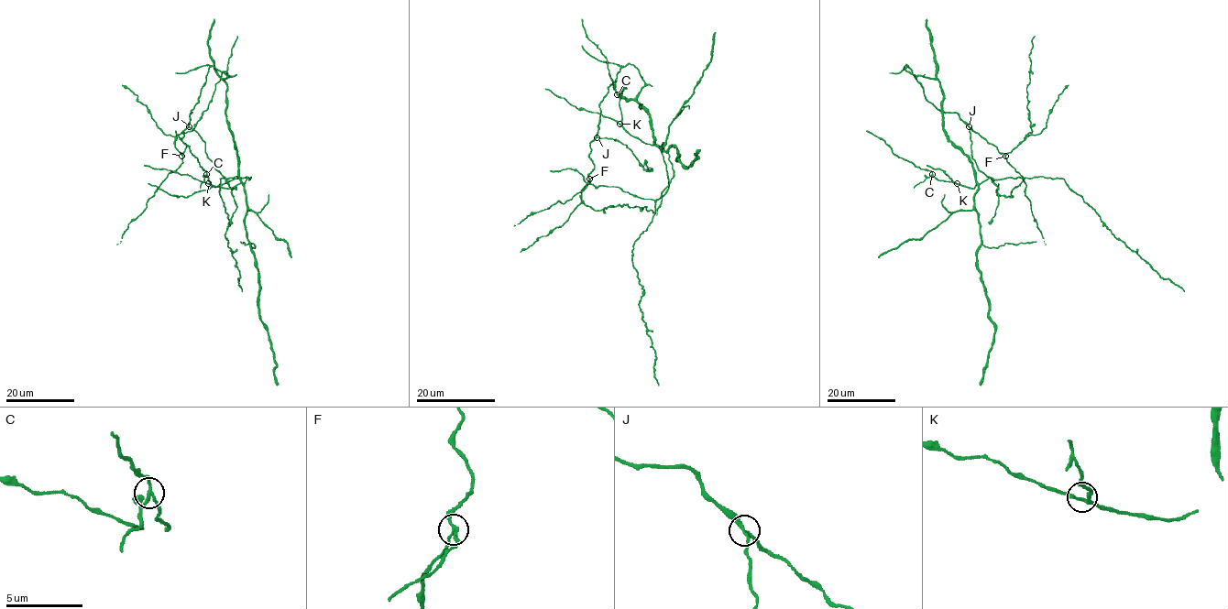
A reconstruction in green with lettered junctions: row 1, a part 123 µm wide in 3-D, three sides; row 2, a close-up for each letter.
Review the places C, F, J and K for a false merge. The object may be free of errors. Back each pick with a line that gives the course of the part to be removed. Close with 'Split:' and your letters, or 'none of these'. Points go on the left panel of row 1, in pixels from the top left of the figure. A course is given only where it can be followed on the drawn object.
C: foreign part runs (206, 175), (200, 188)
Split: C

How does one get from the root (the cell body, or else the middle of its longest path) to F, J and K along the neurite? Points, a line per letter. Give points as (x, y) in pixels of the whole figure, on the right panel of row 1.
F: (942, 95), (937, 80), (910, 73), (905, 69), (907, 66), (929, 102), (941, 111), (955, 112), (1005, 156)
J: (942, 95), (937, 80), (910, 73), (905, 69), (907, 66), (929, 102), (941, 111), (955, 112), (969, 126)
K: (942, 95), (943, 129), (971, 163), (976, 185), (970, 189), (957, 183)

